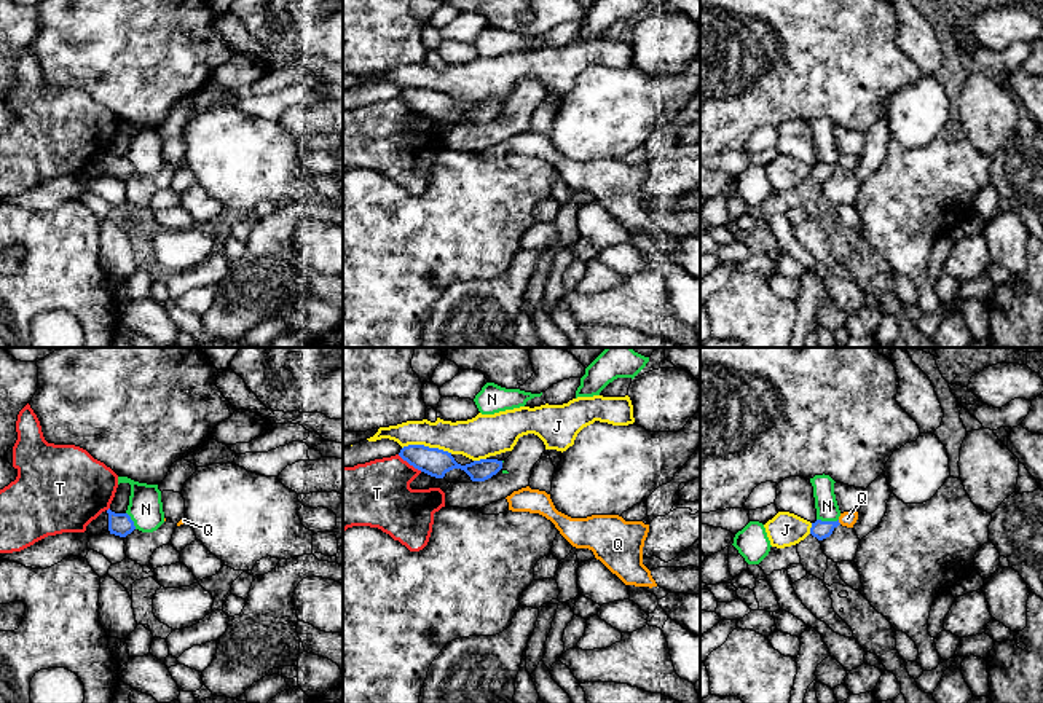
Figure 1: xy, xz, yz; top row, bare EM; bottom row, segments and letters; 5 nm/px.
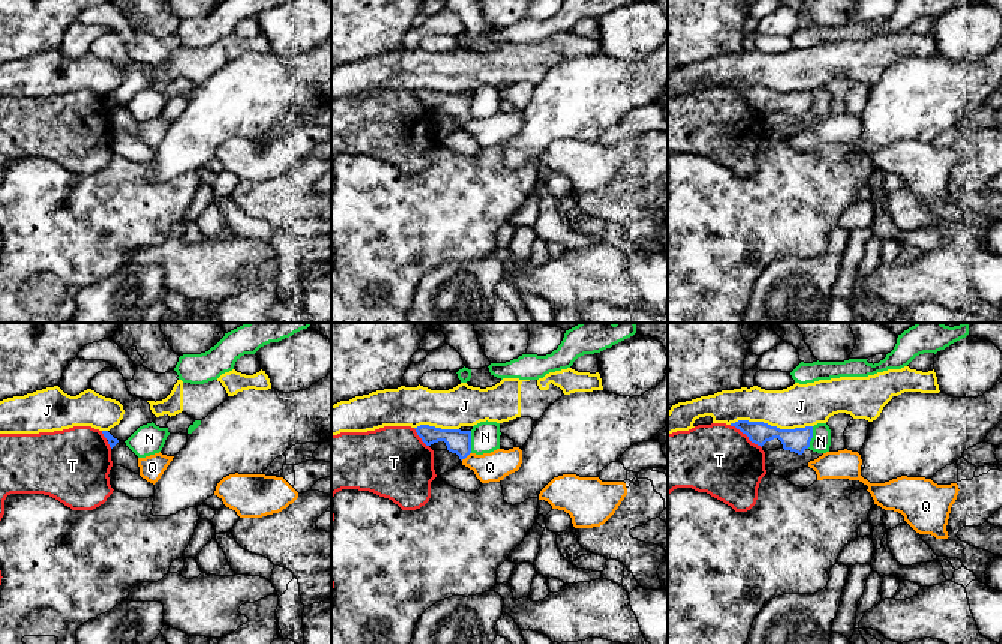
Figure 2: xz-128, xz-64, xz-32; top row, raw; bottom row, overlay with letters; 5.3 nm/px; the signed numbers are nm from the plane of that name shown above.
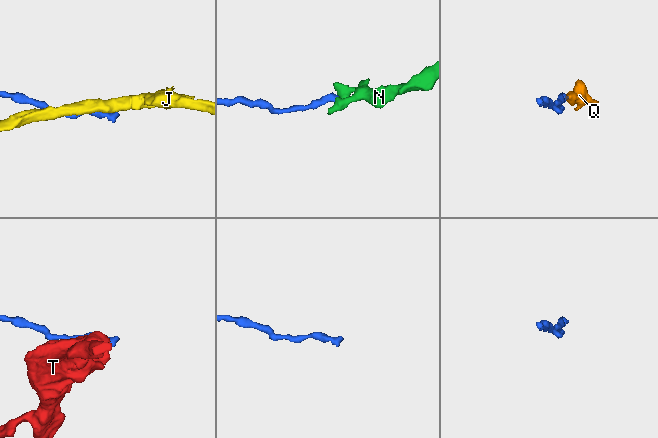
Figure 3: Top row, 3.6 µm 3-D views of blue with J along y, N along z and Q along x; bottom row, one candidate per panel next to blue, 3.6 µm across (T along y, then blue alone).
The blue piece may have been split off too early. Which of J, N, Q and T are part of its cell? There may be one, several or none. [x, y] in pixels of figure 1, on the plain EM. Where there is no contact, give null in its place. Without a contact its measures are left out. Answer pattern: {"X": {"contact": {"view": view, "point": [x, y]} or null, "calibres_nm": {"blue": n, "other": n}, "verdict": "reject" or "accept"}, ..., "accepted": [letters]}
{"J": {"contact": {"view": "xz", "point": [428, 90]}, "calibres_nm": {"blue": 140, "other": 200}, "verdict": "reject"}, "N": {"contact": {"view": "yz", "point": [828, 164]}, "calibres_nm": {"blue": 90, "other": 110}, "verdict": "reject"}, "Q": {"contact": {"view": "yz", "point": [838, 164]}, "calibres_nm": {"blue": 90, "other": 80}, "verdict": "accept"}, "T": {"contact": {"view": "xz", "point": [410, 107]}, "calibres_nm": {"blue": 140, "other": 320}, "verdict": "reject"}, "accepted": ["Q"]}

